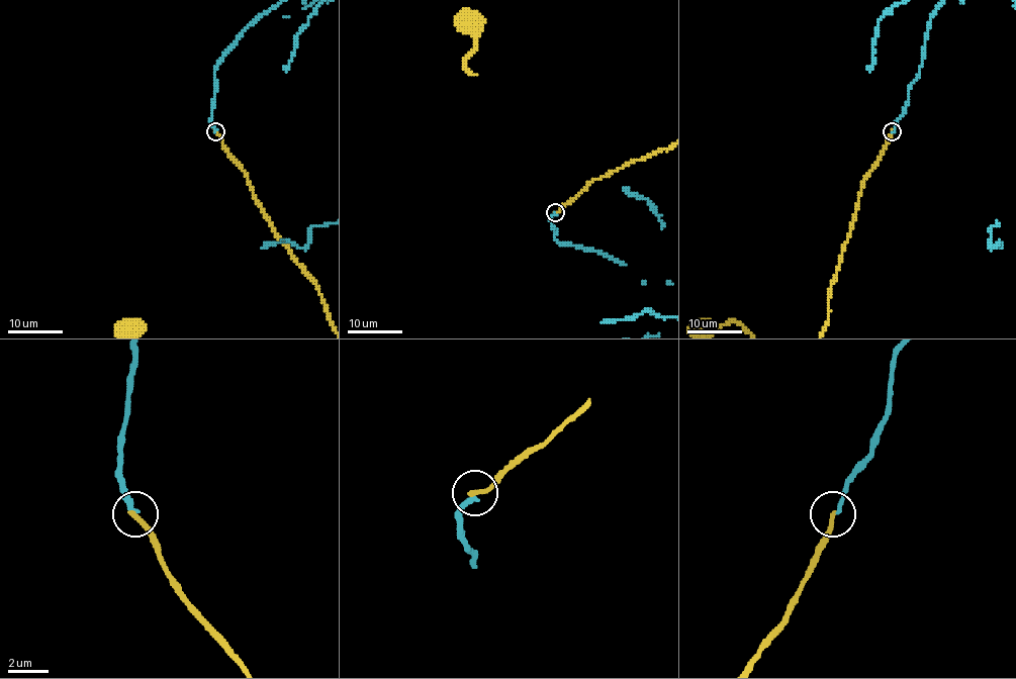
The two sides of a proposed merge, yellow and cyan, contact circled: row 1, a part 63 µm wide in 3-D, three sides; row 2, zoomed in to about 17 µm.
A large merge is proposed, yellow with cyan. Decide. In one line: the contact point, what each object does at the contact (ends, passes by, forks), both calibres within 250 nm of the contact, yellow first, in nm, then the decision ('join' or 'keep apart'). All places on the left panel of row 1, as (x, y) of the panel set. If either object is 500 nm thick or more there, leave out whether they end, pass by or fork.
(215, 131) | yellow ends | cyan ends | 280/220 nm | keep apart

